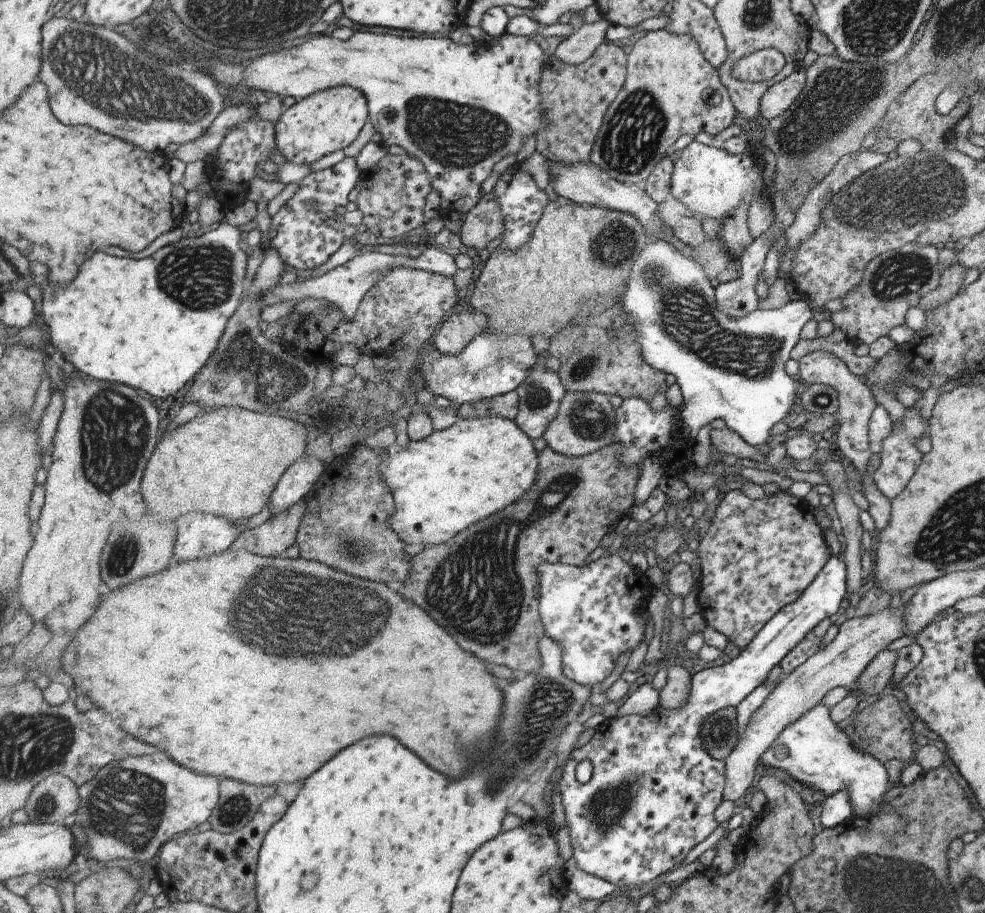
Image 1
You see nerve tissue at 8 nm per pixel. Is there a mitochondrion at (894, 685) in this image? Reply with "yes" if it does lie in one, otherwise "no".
no

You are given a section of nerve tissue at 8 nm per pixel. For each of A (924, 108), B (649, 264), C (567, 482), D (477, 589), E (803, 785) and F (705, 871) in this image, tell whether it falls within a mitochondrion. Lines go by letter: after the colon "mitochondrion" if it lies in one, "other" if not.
A: other
B: mitochondrion
C: mitochondrion
D: mitochondrion
E: other
F: other

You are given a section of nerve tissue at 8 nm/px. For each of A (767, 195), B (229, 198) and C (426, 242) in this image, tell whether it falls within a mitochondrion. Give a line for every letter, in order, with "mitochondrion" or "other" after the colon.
A: other
B: other
C: other

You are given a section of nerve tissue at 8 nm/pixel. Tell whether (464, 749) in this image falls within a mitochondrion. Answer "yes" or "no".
yes

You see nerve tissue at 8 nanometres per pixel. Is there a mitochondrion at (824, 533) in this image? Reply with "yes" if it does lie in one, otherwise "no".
no

